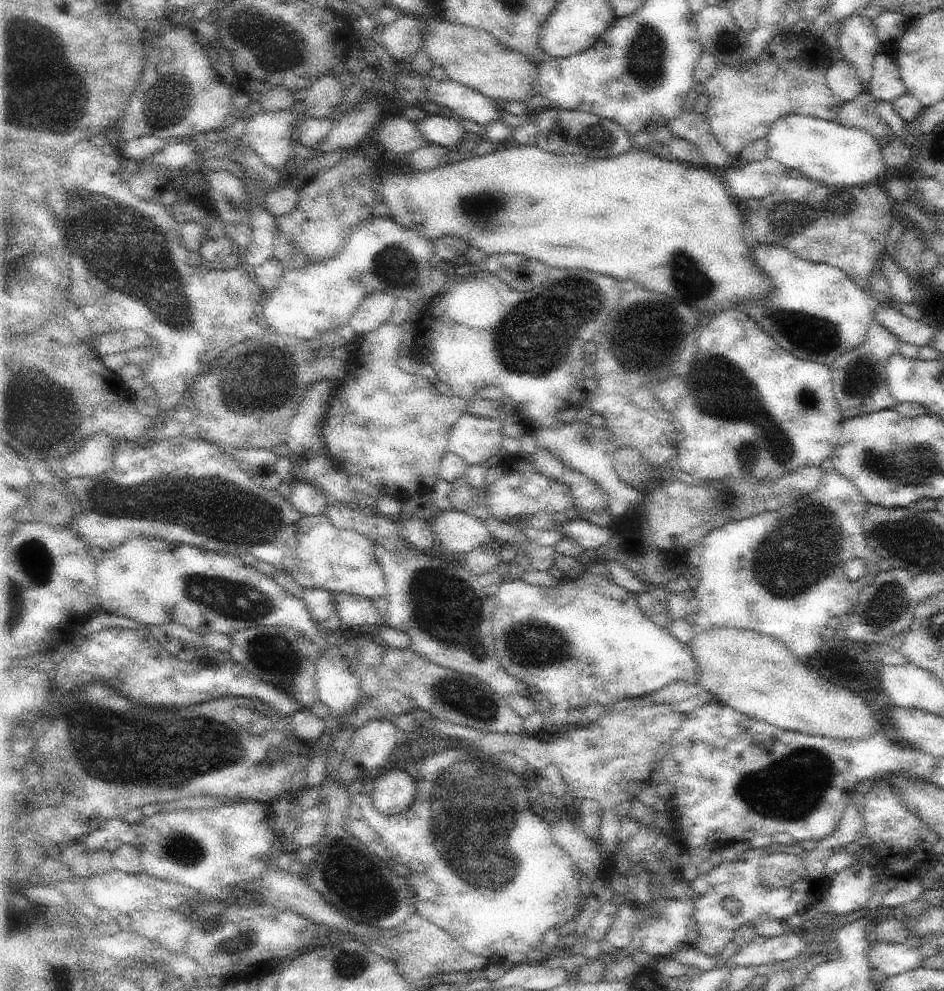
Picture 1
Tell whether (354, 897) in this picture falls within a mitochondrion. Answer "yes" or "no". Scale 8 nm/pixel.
no

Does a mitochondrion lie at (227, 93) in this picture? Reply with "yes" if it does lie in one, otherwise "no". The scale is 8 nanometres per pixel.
no

